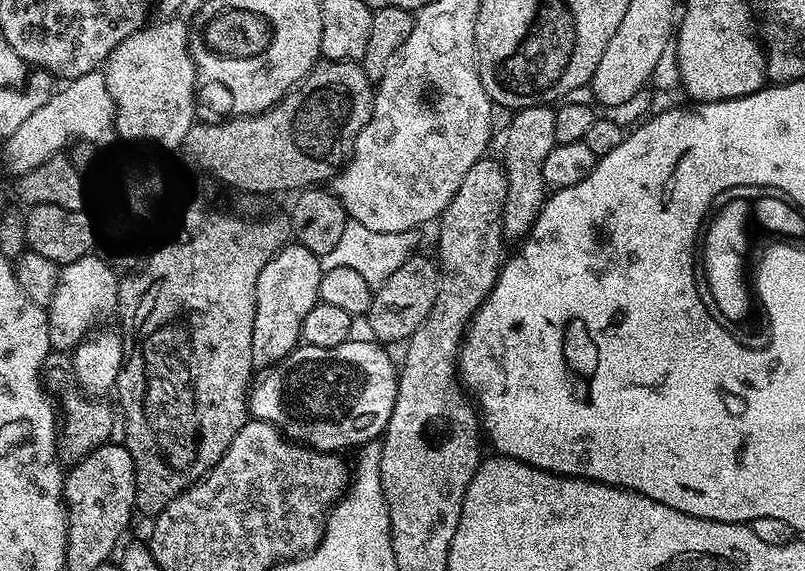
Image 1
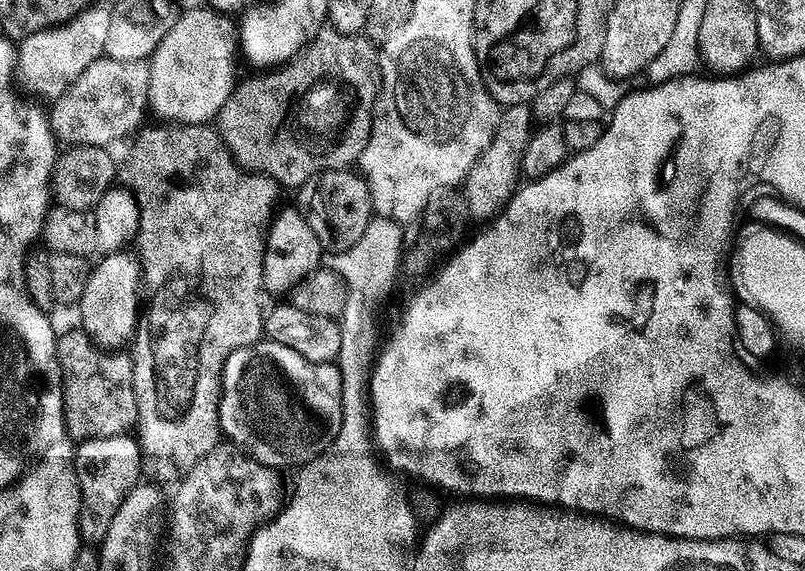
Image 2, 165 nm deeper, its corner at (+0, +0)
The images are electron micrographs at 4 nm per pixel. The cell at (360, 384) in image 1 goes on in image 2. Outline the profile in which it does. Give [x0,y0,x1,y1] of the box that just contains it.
[219,338,344,470]

